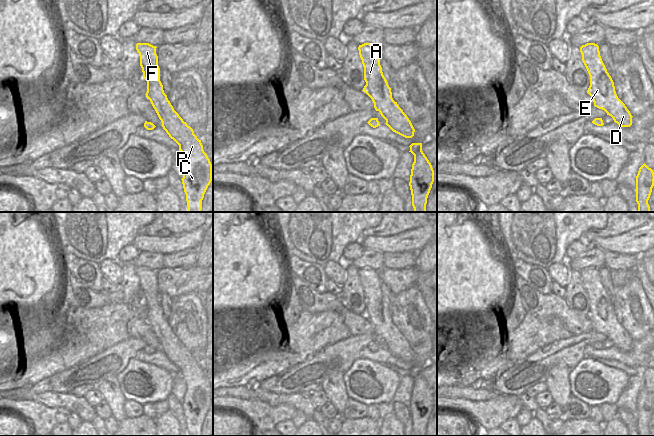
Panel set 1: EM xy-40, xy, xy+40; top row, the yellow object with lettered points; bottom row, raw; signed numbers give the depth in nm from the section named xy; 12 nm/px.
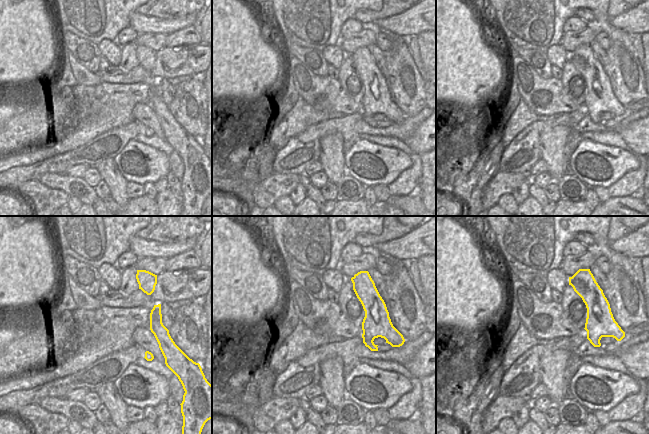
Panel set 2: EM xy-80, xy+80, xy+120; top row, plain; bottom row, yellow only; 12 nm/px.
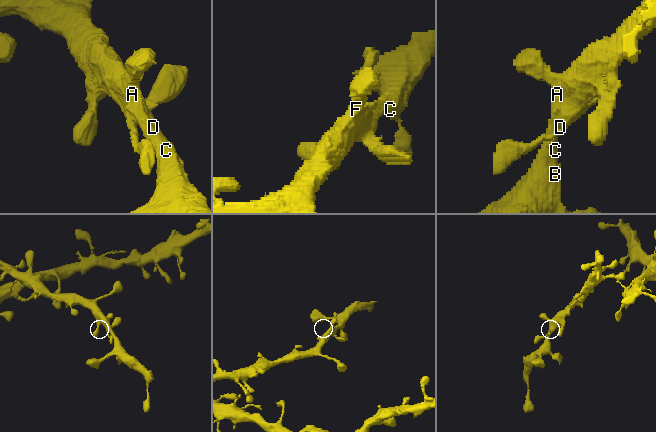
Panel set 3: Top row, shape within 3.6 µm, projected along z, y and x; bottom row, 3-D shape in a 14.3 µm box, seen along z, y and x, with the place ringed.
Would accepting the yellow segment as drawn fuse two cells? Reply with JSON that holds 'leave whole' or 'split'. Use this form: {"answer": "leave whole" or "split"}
{"answer": "leave whole"}

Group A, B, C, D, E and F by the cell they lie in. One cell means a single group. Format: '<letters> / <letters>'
A B C D E F

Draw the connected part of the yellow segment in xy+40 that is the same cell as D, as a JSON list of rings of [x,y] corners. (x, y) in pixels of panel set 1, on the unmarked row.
[[[587,267],[580,271],[580,276],[590,300],[587,317],[591,320],[594,330],[604,334],[619,350],[630,351],[633,340],[616,318],[614,306],[600,280],[599,270]]]

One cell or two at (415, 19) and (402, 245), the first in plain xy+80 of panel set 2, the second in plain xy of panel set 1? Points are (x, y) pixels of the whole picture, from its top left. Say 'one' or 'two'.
one

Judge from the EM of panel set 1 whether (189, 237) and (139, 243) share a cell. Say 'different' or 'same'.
same

